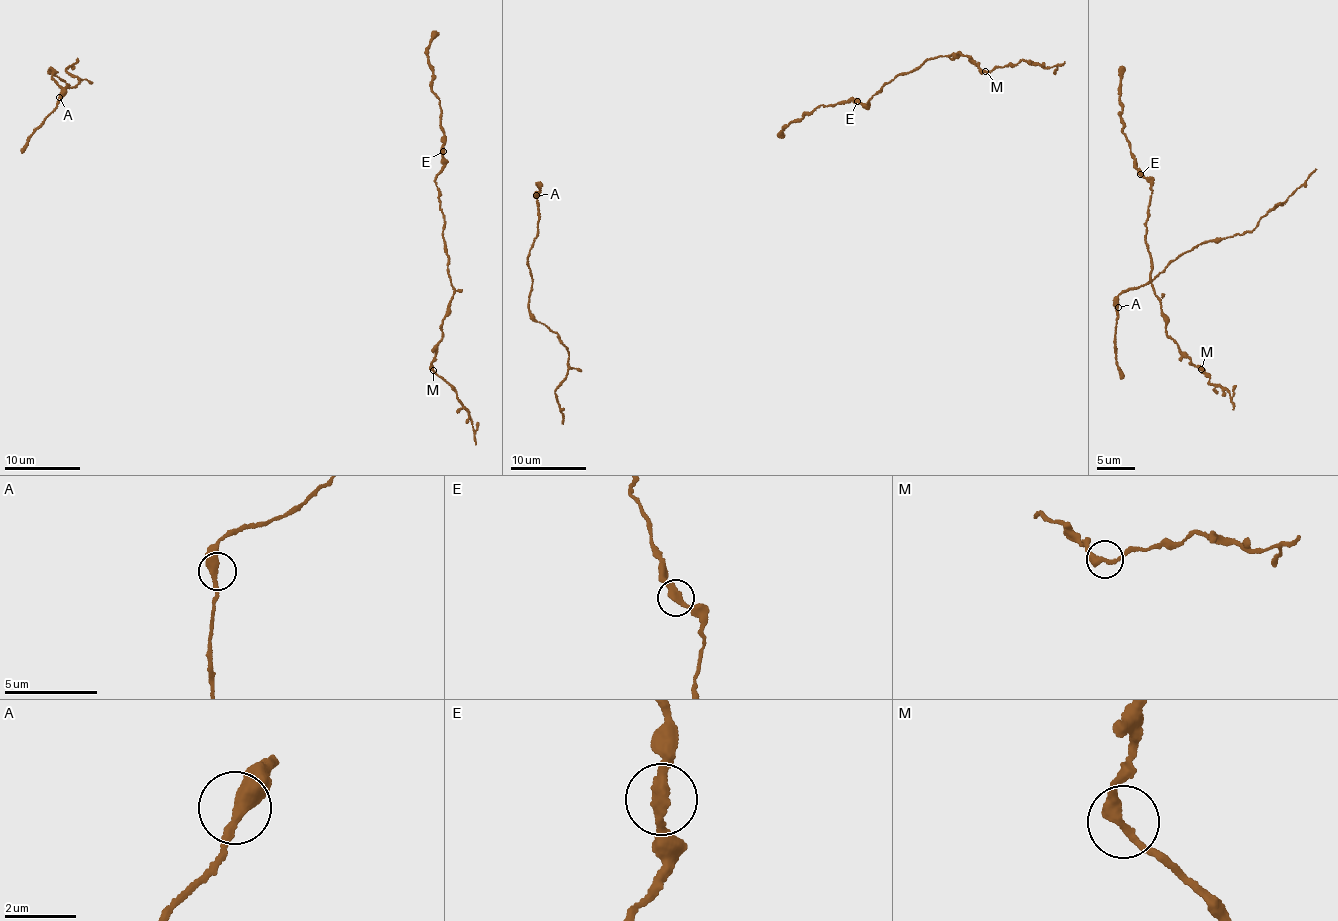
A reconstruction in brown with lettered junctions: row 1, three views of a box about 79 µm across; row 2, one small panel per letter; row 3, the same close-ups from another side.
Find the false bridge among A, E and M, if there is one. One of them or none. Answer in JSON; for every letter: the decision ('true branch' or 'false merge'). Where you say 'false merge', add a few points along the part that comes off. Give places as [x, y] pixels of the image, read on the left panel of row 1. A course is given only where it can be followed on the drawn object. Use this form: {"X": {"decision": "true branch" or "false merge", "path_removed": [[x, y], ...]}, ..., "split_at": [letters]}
{"A": {"decision": "true branch"}, "E": {"decision": "true branch"}, "M": {"decision": "true branch"}, "split_at": []}

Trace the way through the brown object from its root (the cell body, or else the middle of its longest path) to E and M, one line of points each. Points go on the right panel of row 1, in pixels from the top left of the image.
E: (1118, 94), (1122, 107), (1122, 132), (1130, 146), (1130, 157), (1136, 160), (1136, 169), (1140, 174)
M: (1118, 94), (1130, 157), (1149, 182), (1145, 244), (1152, 291), (1166, 334), (1200, 368)

